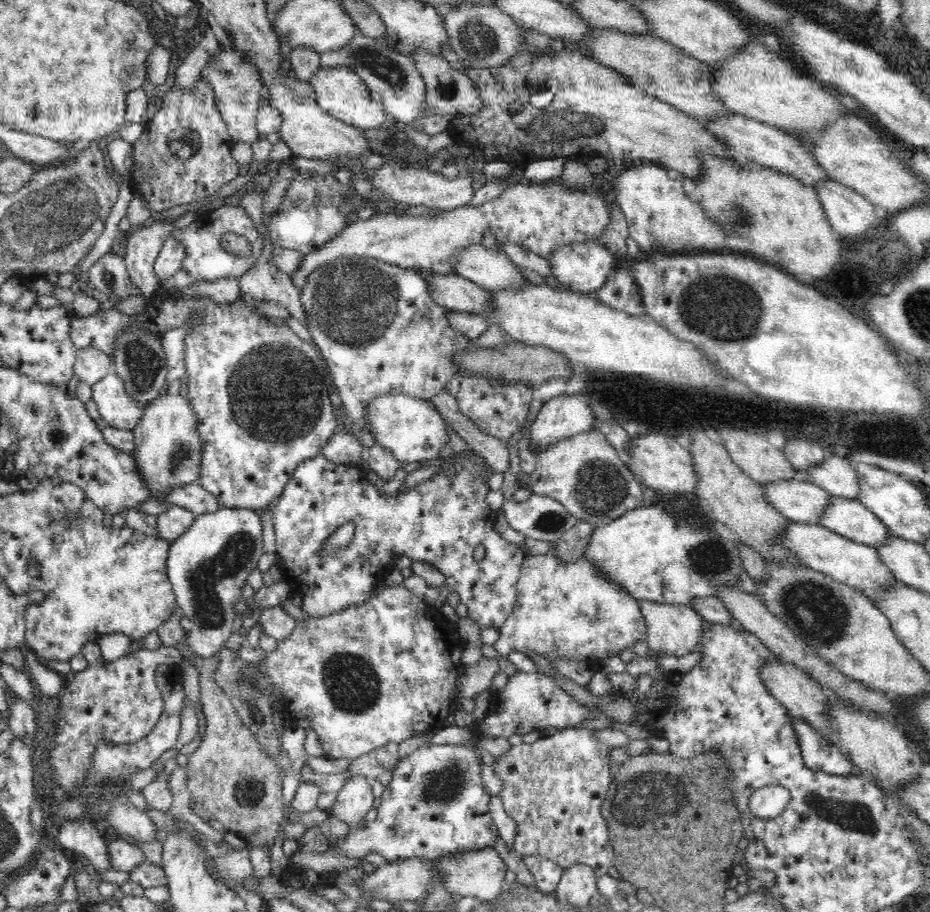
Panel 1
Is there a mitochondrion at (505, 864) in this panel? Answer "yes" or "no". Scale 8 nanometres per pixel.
no

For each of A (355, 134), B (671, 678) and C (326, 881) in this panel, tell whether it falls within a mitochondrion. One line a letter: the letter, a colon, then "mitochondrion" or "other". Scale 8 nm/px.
A: other
B: other
C: other

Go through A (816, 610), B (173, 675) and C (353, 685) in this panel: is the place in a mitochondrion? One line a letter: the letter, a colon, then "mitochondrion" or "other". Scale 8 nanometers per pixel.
A: mitochondrion
B: other
C: mitochondrion

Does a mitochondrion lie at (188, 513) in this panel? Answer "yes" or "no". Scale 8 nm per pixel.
no

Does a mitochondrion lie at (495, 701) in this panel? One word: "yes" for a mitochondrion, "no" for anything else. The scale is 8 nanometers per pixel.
no

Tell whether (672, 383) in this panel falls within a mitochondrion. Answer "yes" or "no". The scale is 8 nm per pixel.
no

